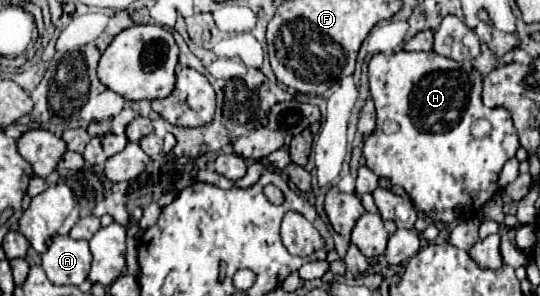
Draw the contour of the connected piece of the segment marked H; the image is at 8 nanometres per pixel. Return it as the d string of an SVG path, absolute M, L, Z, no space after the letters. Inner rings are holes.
M400 50L394 54L374 54L368 64L368 82L378 118L374 132L364 140L362 154L366 158L366 166L374 174L402 186L412 198L414 206L434 220L452 222L456 218L476 214L498 192L498 174L520 148L508 110L486 108L482 104L482 76L478 70L474 70L470 62L460 64L436 52ZM478 118L486 118L492 124L492 132L486 138L472 136L470 128Z

